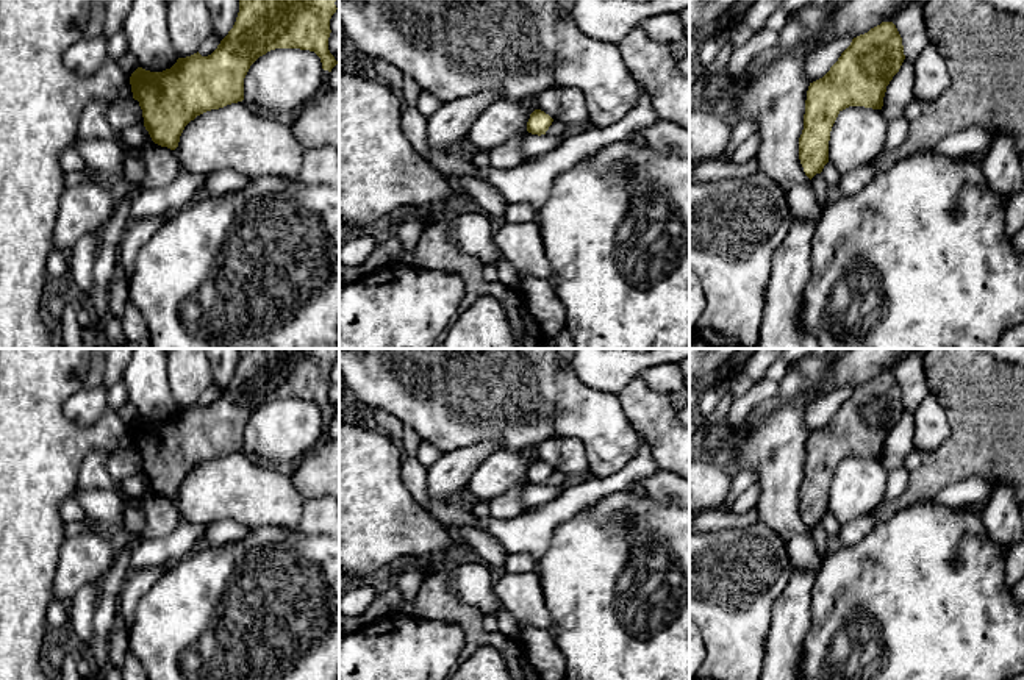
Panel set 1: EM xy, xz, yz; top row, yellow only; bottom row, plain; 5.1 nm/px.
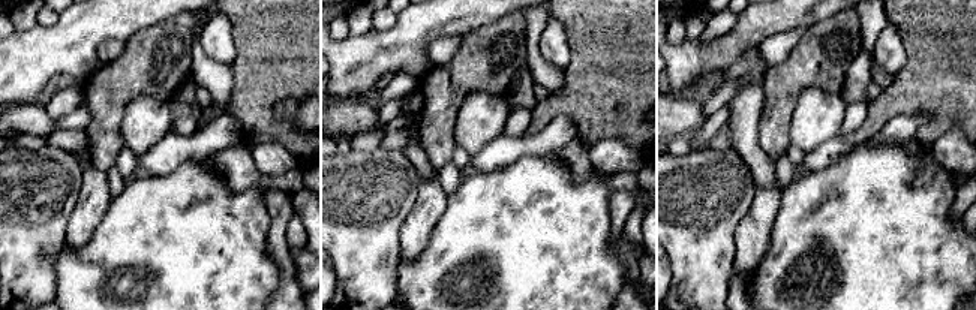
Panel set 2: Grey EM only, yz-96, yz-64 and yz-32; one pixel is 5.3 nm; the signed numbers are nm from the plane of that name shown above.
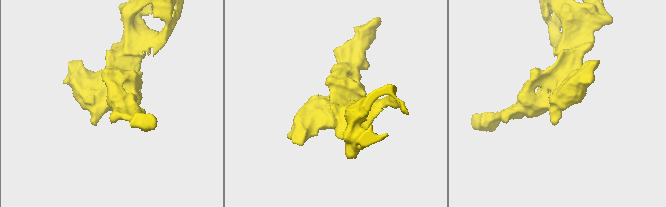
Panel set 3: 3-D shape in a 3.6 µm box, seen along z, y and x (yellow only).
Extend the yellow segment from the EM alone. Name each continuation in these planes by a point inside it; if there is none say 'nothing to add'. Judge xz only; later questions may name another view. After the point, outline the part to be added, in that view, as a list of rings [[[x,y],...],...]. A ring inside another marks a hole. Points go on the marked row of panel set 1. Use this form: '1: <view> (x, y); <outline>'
nothing to add

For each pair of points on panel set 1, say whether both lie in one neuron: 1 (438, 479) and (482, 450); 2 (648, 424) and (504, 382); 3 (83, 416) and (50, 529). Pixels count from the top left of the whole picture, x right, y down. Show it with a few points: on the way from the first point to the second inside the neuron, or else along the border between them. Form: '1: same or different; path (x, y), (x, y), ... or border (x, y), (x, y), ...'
1: same; path (449, 476), (471, 457)
2: different; border (616, 394), (622, 413), (643, 441)
3: different; border (61, 405), (82, 427), (108, 408)

